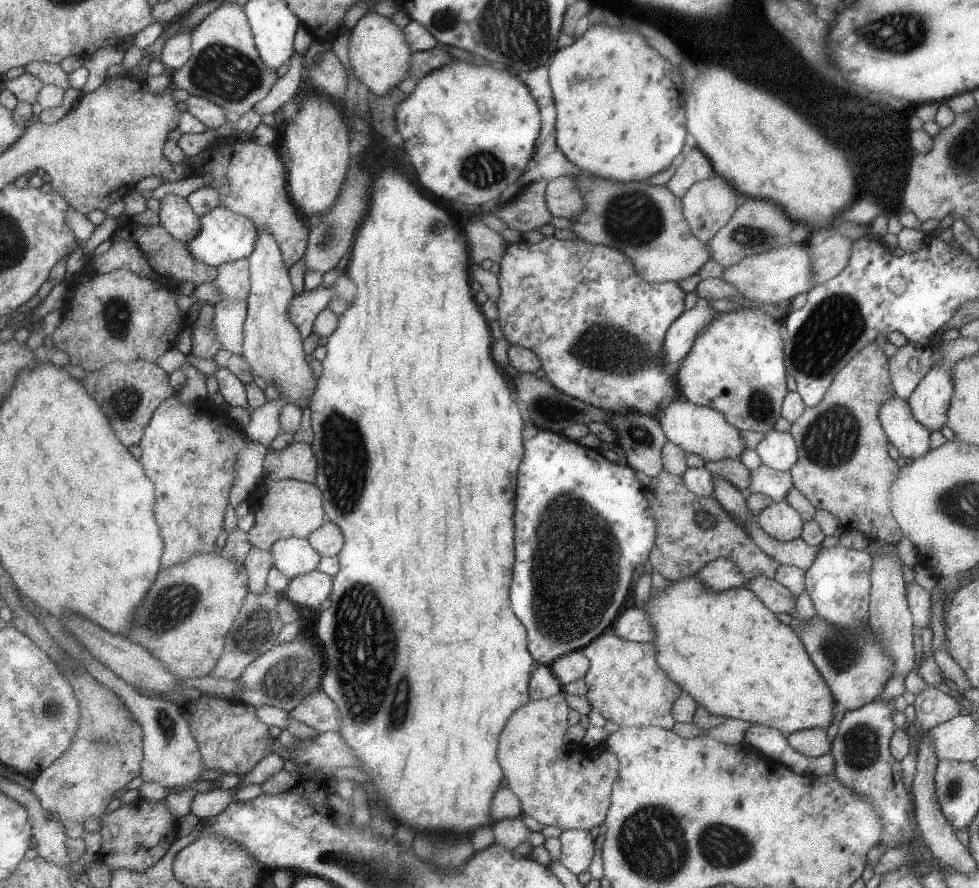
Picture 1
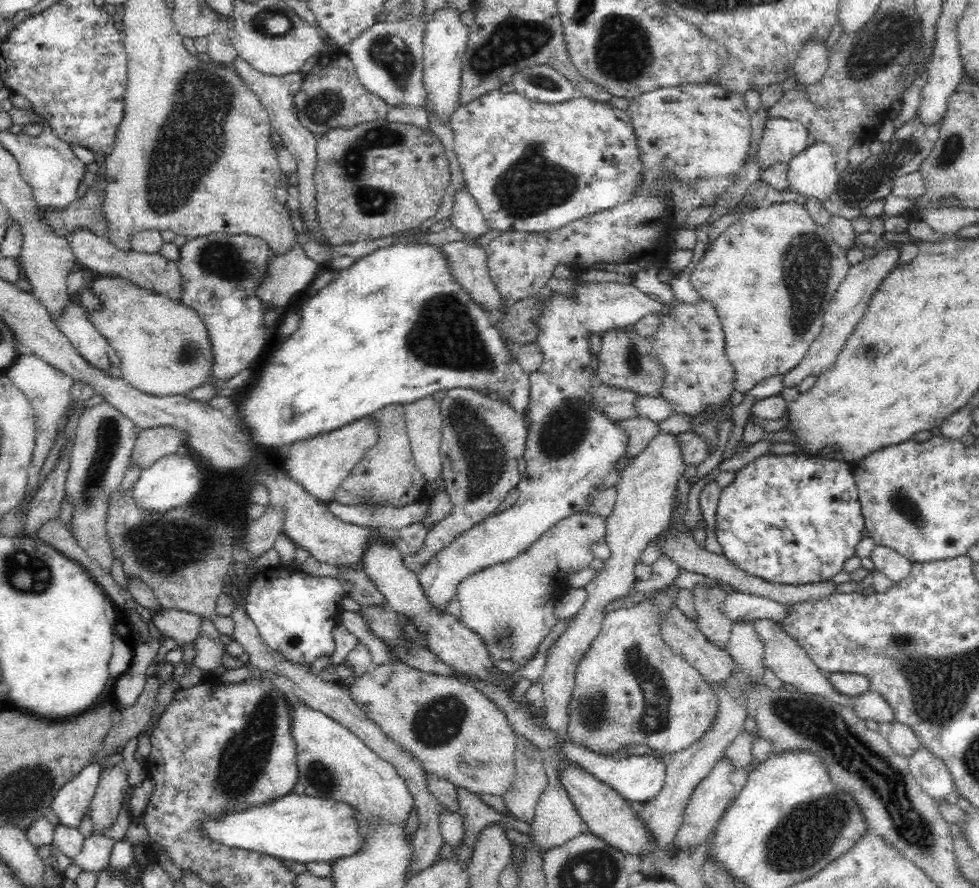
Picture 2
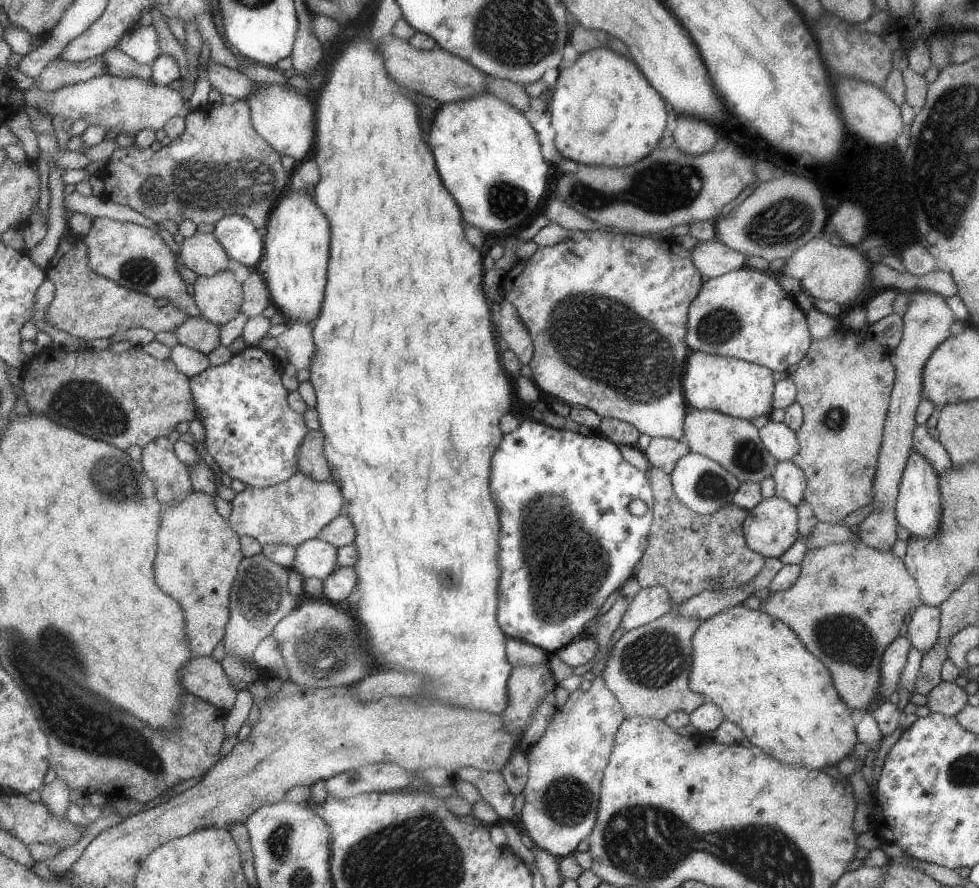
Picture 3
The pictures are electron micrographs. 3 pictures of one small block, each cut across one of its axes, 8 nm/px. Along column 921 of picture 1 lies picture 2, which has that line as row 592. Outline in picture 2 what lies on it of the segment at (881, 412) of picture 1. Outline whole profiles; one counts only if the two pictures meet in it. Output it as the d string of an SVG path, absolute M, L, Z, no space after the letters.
M584 284L576 288L576 304L568 298L560 296L552 300L552 304L544 310L544 318L538 320L540 336L538 336L539 350L543 354L543 362L529 375L529 404L528 414L524 414L526 425L529 428L526 436L526 448L523 459L526 461L526 470L523 471L517 490L520 493L516 503L486 518L474 528L467 529L456 537L437 556L431 558L422 569L416 571L419 586L427 602L437 610L445 610L446 603L455 599L457 586L461 580L473 575L484 568L513 560L524 552L533 542L536 542L547 529L552 528L558 521L584 511L588 499L600 492L600 486L616 470L622 458L627 457L630 438L621 430L617 422L610 419L610 415L603 414L602 410L593 406L593 398L589 390L594 386L596 375L590 366L588 341L586 337L590 332L598 334L613 330L613 328L626 328L636 324L645 316L653 312L664 310L663 303L652 302L648 295L642 293L635 286L620 286L618 284Z

